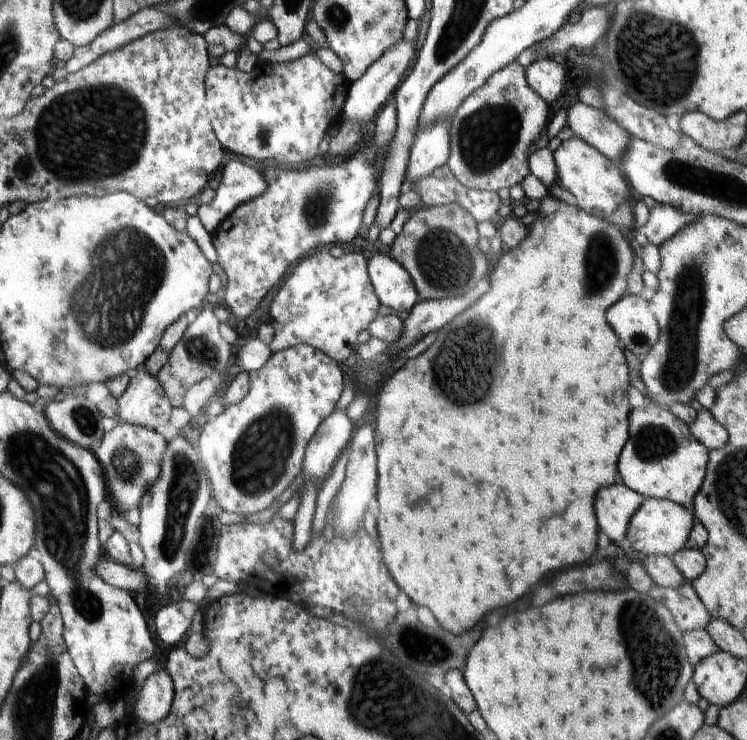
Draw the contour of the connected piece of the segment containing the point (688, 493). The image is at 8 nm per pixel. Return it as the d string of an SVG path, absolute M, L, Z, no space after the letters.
M654 401L642 410L630 412L630 438L620 454L618 472L624 484L643 497L666 499L681 504L691 512L695 496L704 480L709 450L690 432L689 425Z

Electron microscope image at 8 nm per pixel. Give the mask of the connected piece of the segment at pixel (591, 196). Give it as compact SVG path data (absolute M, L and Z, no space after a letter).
M573 136L569 140L562 141L553 152L553 157L556 162L558 184L576 198L577 206L584 212L594 212L596 216L607 215L614 212L626 200L630 186L617 163L600 154L596 148L592 148L581 138Z

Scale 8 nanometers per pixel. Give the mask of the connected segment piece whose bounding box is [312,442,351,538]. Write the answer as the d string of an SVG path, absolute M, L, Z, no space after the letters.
M348 442L339 460L335 463L331 475L327 477L318 488L316 509L312 519L312 532L315 538L323 532L331 500L344 481L346 465L351 452L350 447L351 444Z

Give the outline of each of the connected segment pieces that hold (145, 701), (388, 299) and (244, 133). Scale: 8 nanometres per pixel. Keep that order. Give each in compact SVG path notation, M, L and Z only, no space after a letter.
M161 667L146 678L134 705L134 714L143 724L160 722L170 714L174 687L170 675Z
M382 253L368 260L368 274L376 296L384 306L409 314L418 300L418 292L408 271L393 257Z
M310 48L307 54L281 63L258 60L249 73L213 61L204 78L205 109L216 138L226 150L257 162L272 160L278 167L286 168L305 166L318 155L322 138L342 119L351 82L346 75L336 74L324 65L316 51Z

